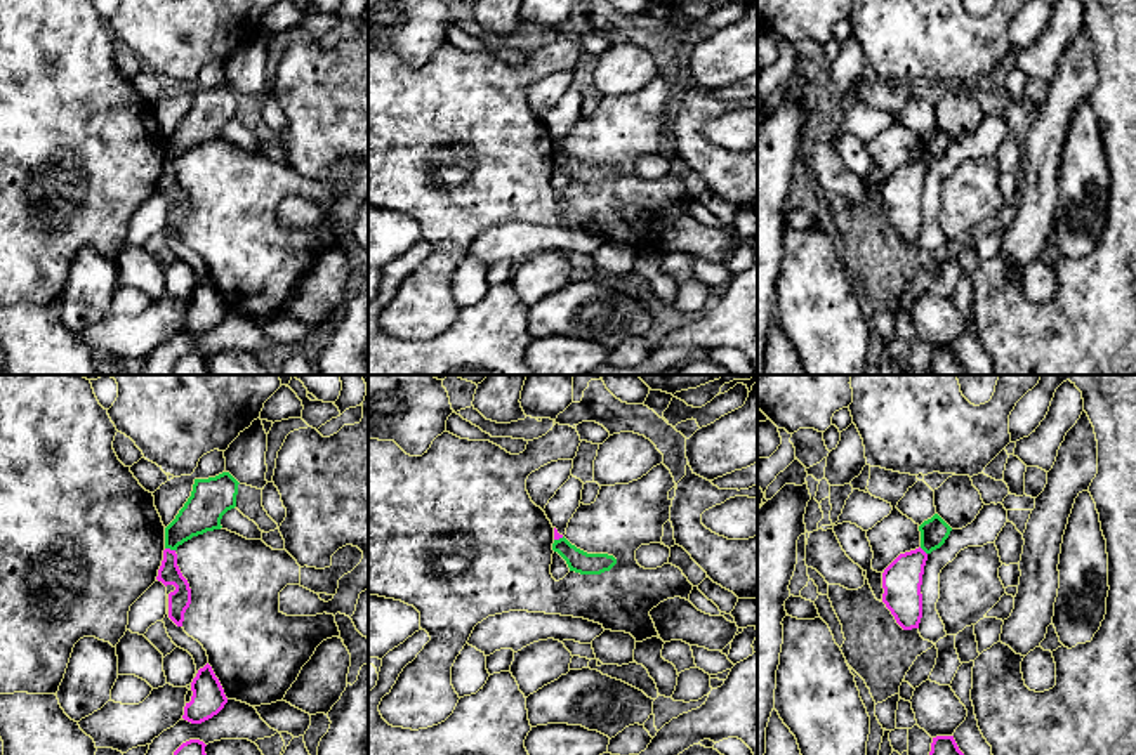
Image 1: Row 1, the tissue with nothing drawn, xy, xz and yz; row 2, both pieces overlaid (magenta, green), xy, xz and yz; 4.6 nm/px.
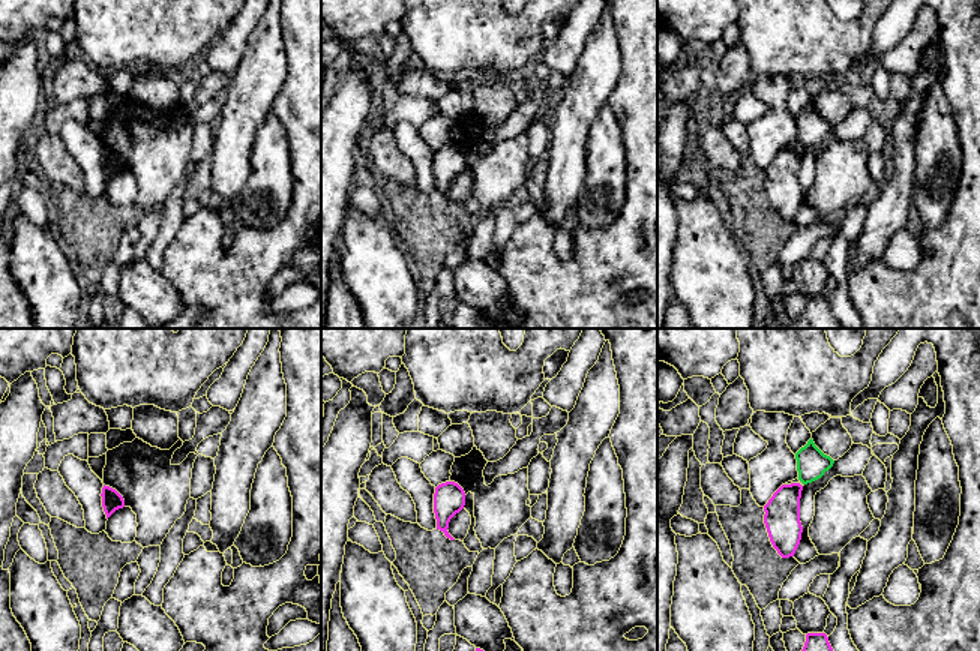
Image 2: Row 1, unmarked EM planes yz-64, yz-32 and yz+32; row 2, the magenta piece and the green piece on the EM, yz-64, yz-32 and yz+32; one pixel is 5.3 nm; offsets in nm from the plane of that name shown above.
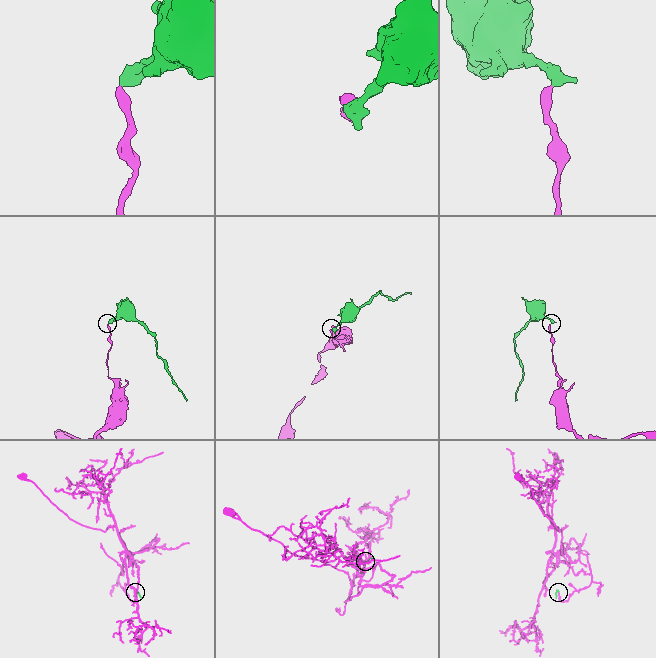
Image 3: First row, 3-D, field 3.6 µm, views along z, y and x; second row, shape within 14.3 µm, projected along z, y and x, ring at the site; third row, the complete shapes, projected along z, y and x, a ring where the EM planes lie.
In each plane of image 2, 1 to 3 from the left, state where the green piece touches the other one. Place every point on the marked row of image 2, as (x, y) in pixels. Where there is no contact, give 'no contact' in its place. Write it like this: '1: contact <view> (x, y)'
1: no contact
2: no contact
3: no contact

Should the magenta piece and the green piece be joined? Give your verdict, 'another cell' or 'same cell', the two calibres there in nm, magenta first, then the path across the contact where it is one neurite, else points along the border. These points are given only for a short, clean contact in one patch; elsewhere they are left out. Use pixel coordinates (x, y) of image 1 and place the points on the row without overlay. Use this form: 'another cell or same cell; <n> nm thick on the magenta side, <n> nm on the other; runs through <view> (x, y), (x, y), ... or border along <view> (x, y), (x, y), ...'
another cell; 110 nm thick on the magenta side, 180 nm on the other; border along xy (165, 158), (174, 162)

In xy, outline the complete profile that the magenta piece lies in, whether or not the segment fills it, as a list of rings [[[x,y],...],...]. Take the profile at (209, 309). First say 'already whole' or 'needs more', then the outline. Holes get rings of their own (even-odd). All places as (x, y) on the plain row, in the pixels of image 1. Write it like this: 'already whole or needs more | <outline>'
already whole | [[[208,274],[198,281],[191,293],[191,302],[191,312],[186,314],[182,326],[191,335],[201,335],[212,330],[228,314],[224,300]]]

